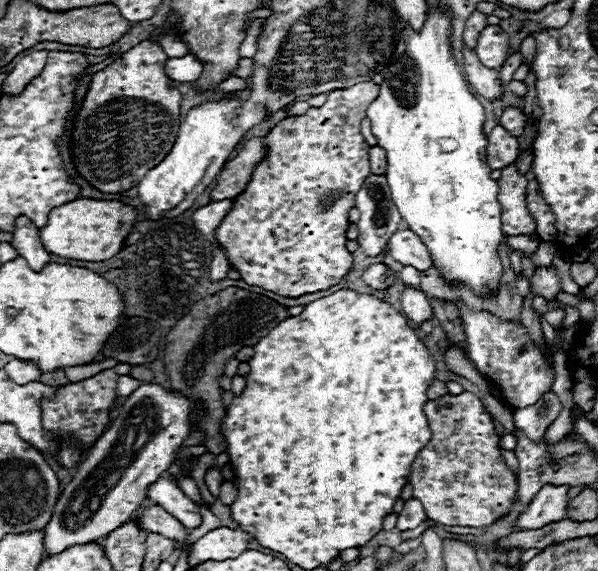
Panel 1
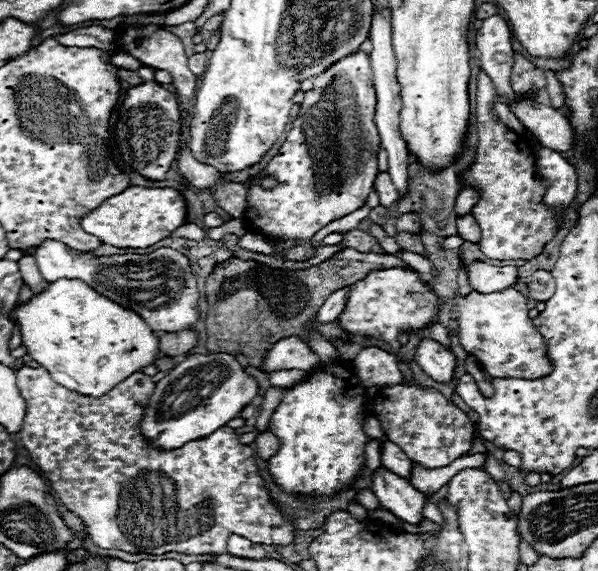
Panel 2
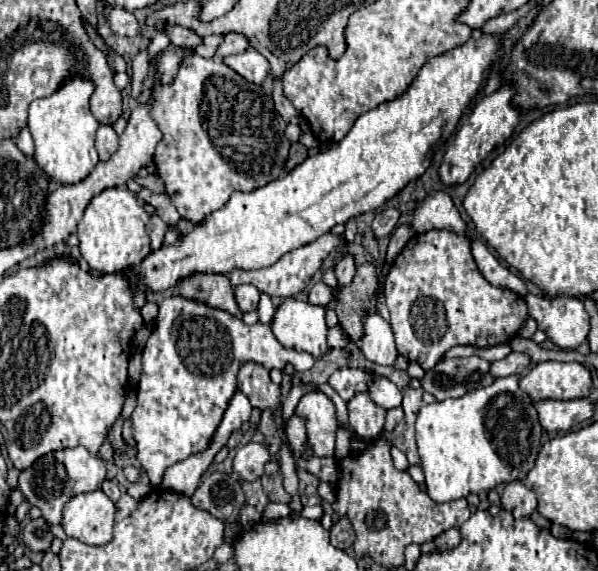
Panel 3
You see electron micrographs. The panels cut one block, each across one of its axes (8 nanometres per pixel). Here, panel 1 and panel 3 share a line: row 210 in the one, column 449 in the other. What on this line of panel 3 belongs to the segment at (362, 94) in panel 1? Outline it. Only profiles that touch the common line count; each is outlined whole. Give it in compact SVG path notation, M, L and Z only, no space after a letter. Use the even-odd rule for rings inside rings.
M452 230L416 234L398 254L384 286L396 348L424 370L436 366L452 346L488 348L518 336L528 318L526 302L516 292L492 286L478 270L470 238Z

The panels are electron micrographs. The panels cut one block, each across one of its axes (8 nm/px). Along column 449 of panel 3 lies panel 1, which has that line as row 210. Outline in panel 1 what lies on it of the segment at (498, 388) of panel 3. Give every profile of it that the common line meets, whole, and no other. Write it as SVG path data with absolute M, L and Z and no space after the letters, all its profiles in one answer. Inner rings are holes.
M430 6L426 12L424 26L416 32L412 26L406 26L396 42L394 56L390 66L384 70L384 82L380 84L378 98L368 106L368 118L372 122L372 132L378 144L386 150L388 156L388 186L392 200L396 202L408 228L420 236L428 246L434 266L448 280L462 280L468 284L476 296L482 296L486 286L498 286L500 280L500 260L496 250L500 248L502 230L500 214L502 206L498 204L498 182L490 178L490 166L486 164L486 136L482 132L484 108L472 96L462 68L458 66L452 44L452 18L440 6ZM442 138L450 138L458 144L452 152L442 152Z

